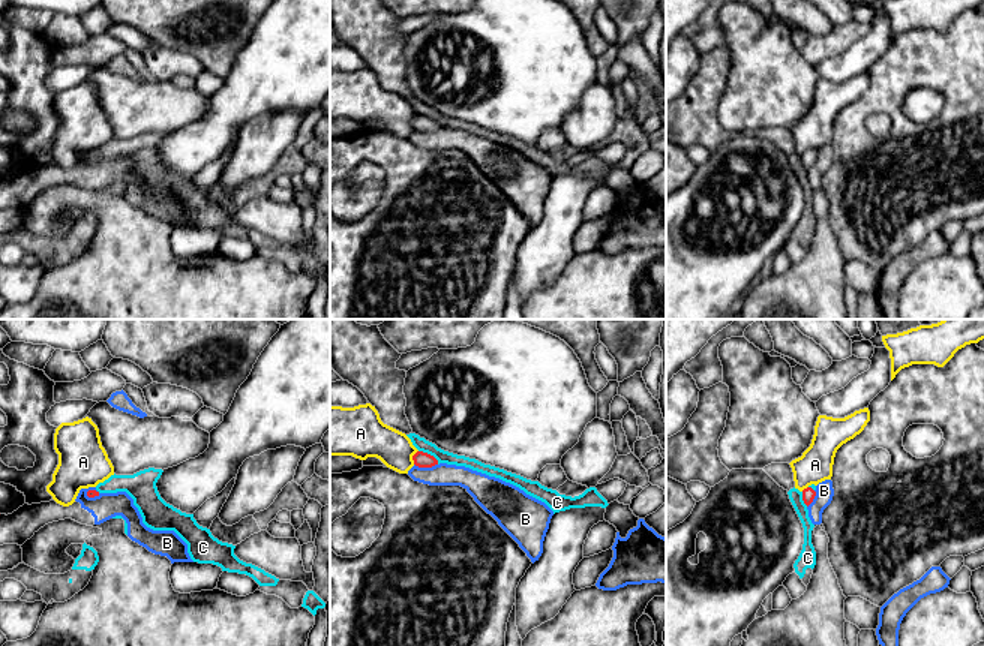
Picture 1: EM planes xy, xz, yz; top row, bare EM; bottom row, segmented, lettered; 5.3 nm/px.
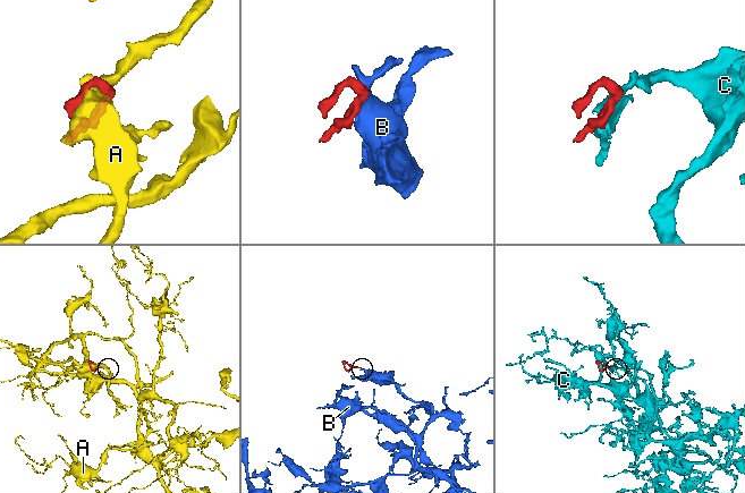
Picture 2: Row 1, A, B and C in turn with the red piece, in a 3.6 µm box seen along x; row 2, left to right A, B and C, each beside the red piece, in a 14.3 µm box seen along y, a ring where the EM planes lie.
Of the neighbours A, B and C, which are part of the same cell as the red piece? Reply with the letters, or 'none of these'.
C

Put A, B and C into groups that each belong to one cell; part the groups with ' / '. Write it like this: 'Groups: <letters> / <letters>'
Groups: A / B / C

